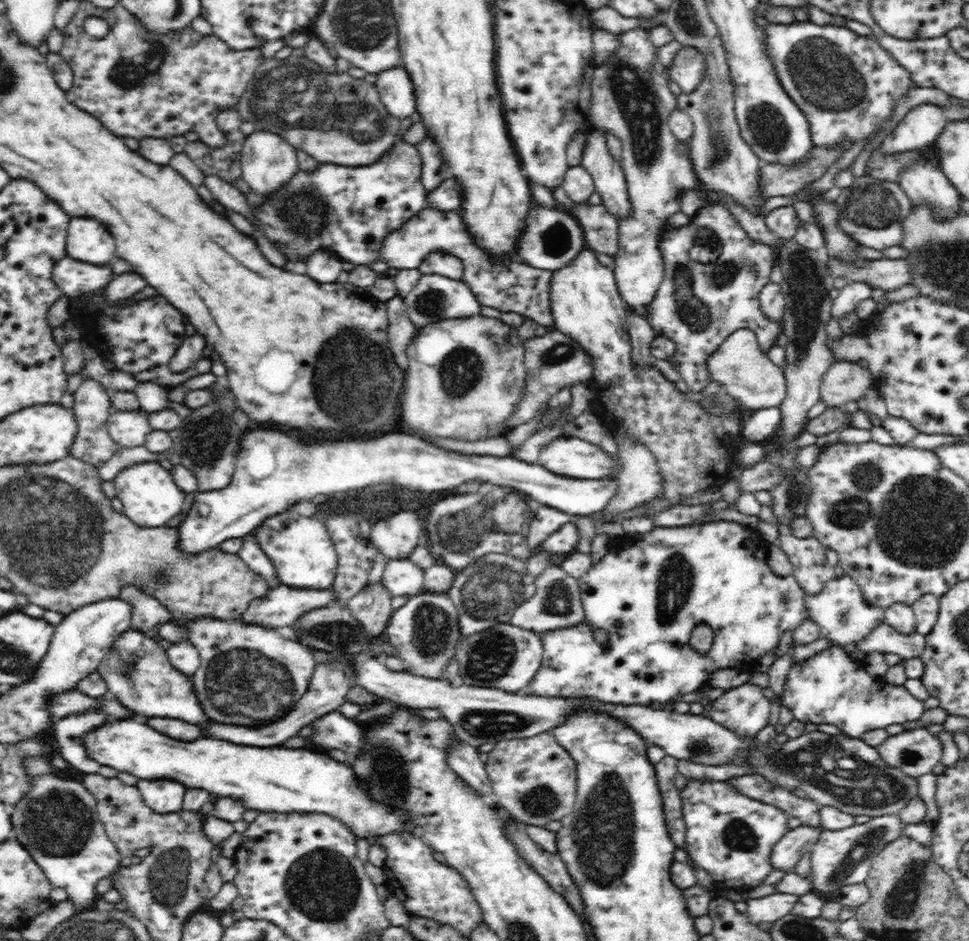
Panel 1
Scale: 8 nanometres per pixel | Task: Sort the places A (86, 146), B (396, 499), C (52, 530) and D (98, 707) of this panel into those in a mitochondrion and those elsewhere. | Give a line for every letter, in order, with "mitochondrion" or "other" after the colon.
A: other
B: other
C: mitochondrion
D: other

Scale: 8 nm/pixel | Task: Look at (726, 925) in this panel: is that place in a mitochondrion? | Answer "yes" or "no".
no

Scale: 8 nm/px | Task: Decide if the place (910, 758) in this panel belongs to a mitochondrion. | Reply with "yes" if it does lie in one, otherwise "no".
yes

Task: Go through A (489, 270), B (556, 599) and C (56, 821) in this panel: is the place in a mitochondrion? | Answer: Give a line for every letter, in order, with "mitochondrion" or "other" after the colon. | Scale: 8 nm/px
A: other
B: mitochondrion
C: mitochondrion

